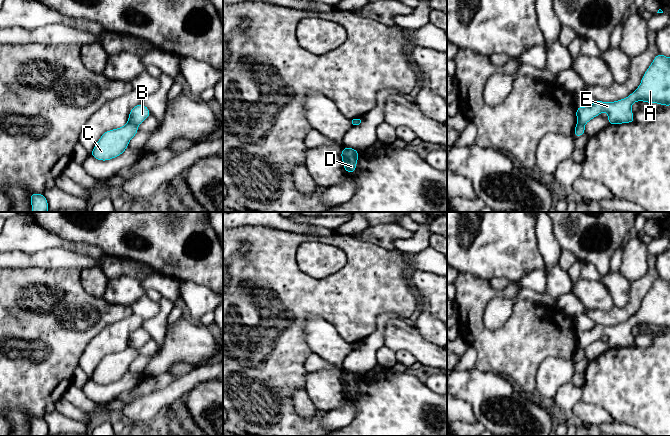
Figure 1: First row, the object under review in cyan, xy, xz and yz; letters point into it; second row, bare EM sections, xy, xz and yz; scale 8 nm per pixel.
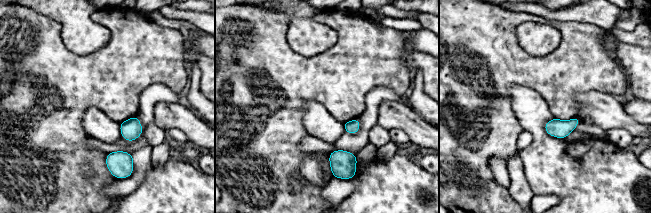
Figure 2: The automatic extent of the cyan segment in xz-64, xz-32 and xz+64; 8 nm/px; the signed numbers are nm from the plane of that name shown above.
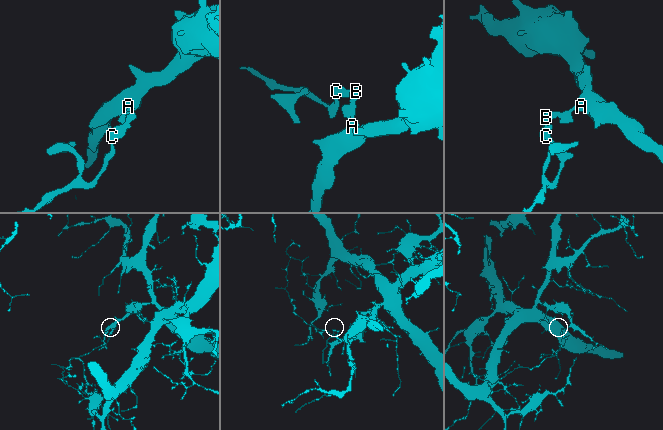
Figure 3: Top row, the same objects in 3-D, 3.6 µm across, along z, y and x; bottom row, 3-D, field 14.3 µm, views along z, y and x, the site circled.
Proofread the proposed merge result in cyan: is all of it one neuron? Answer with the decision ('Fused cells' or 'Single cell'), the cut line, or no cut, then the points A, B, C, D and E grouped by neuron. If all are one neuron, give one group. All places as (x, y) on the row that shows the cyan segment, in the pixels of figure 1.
Fused cells. Split along xy (129, 121), (136, 126). Groups: A B D E / C

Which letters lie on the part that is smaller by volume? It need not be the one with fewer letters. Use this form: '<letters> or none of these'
C

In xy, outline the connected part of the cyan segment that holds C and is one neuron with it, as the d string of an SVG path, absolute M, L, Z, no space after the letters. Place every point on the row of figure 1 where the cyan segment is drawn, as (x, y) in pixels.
M128 122L121 128L106 131L102 134L90 155L100 161L108 161L121 155L129 141L139 131L138 127Z

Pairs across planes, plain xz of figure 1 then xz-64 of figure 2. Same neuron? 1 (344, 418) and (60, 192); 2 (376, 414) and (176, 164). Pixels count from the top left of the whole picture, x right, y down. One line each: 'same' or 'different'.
1: different
2: same

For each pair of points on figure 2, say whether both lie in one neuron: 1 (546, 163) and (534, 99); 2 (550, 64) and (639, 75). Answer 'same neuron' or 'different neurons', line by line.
1: same neuron
2: different neurons

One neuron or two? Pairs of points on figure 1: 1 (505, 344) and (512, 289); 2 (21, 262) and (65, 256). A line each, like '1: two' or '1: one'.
1: one
2: one

